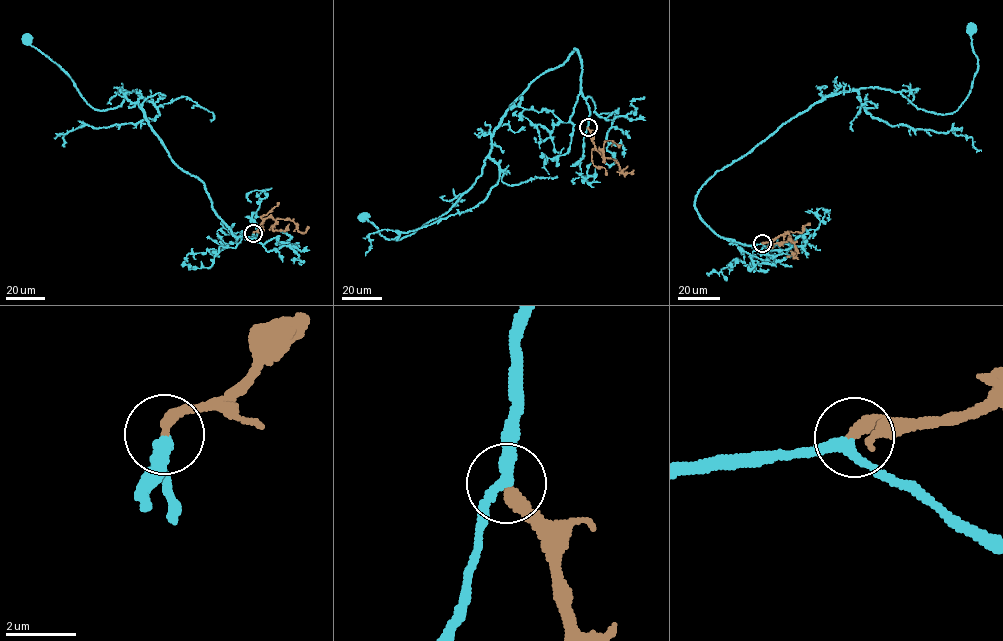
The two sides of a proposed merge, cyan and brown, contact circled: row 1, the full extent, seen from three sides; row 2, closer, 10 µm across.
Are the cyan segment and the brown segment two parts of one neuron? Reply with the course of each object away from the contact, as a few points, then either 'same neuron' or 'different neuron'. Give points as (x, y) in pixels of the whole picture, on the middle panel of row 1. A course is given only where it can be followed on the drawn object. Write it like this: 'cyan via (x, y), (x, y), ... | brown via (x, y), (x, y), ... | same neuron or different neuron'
cyan via (588, 127), (575, 49), (507, 111), (482, 173), (448, 211), (400, 239), (385, 238), (362, 216) | brown via (588, 127), (594, 148), (603, 158), (614, 159), (623, 173), (633, 170) | same neuron

